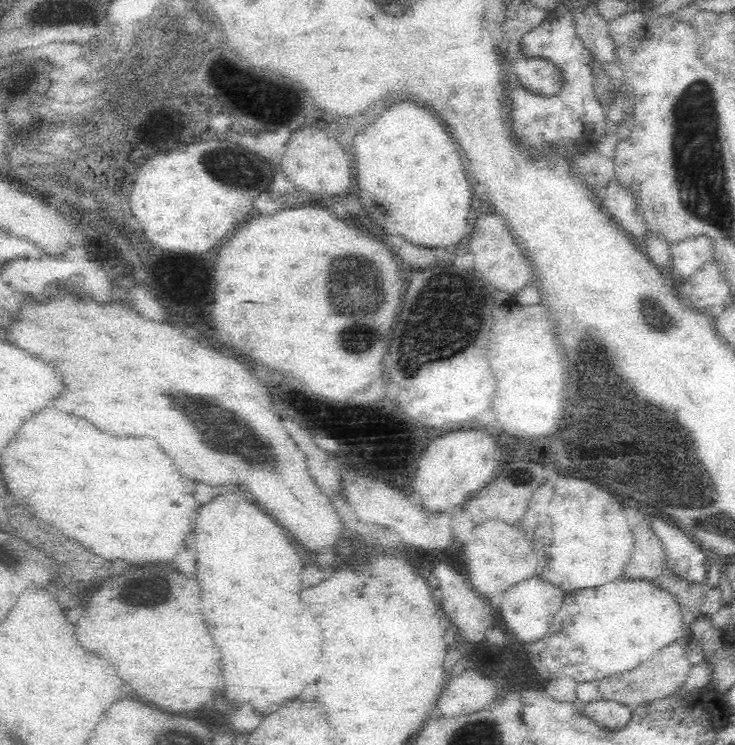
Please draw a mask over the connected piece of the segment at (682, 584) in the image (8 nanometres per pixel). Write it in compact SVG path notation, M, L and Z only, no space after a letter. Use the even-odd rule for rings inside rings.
M668 568L653 578L652 581L676 597L676 600L681 604L685 626L689 626L688 622L690 622L692 614L694 612L699 613L700 604L702 604L702 598L709 589L708 586L706 584L690 585L680 577L676 577Z

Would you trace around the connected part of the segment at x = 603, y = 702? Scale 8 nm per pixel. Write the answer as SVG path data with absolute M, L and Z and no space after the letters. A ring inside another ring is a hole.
M604 698L583 704L581 710L584 715L606 729L623 728L628 725L633 716L633 710L626 704L622 705Z

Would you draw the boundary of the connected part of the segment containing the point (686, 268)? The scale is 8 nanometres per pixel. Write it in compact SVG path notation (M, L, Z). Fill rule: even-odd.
M695 235L669 244L671 270L677 277L687 280L702 265L714 258L713 243L710 238Z

